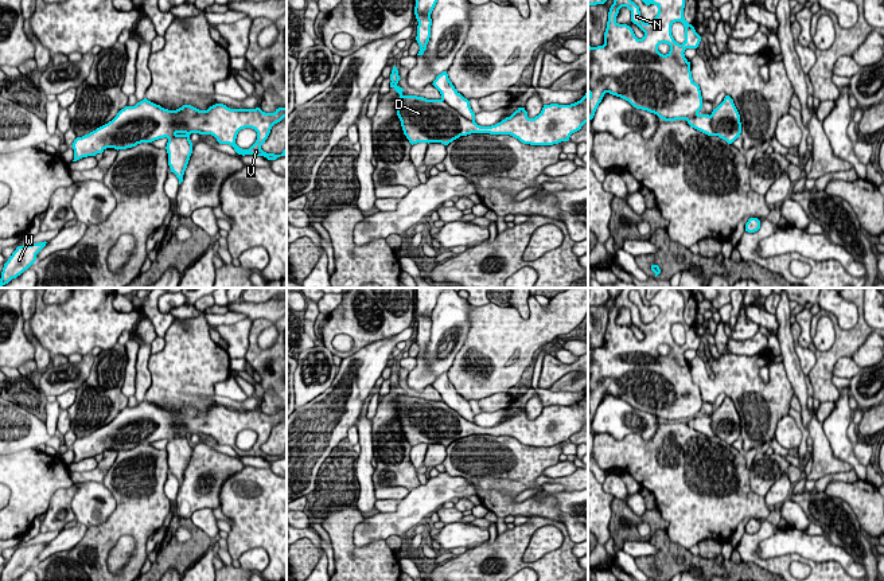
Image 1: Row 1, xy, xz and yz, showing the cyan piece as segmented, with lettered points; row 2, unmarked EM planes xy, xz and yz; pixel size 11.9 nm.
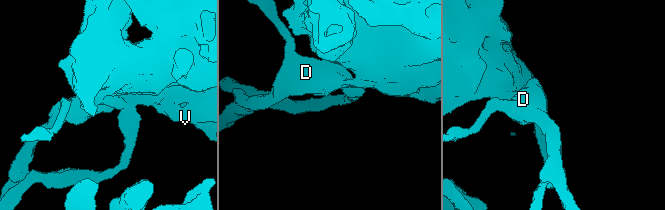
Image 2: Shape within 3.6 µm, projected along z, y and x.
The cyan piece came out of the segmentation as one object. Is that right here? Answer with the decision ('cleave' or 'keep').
keep

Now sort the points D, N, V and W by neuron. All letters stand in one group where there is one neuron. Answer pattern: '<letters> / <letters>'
D N V W

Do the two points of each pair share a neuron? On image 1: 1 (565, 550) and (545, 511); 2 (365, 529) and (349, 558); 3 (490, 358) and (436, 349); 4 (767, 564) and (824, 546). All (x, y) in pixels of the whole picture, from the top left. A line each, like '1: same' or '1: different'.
1: different
2: different
3: different
4: different

